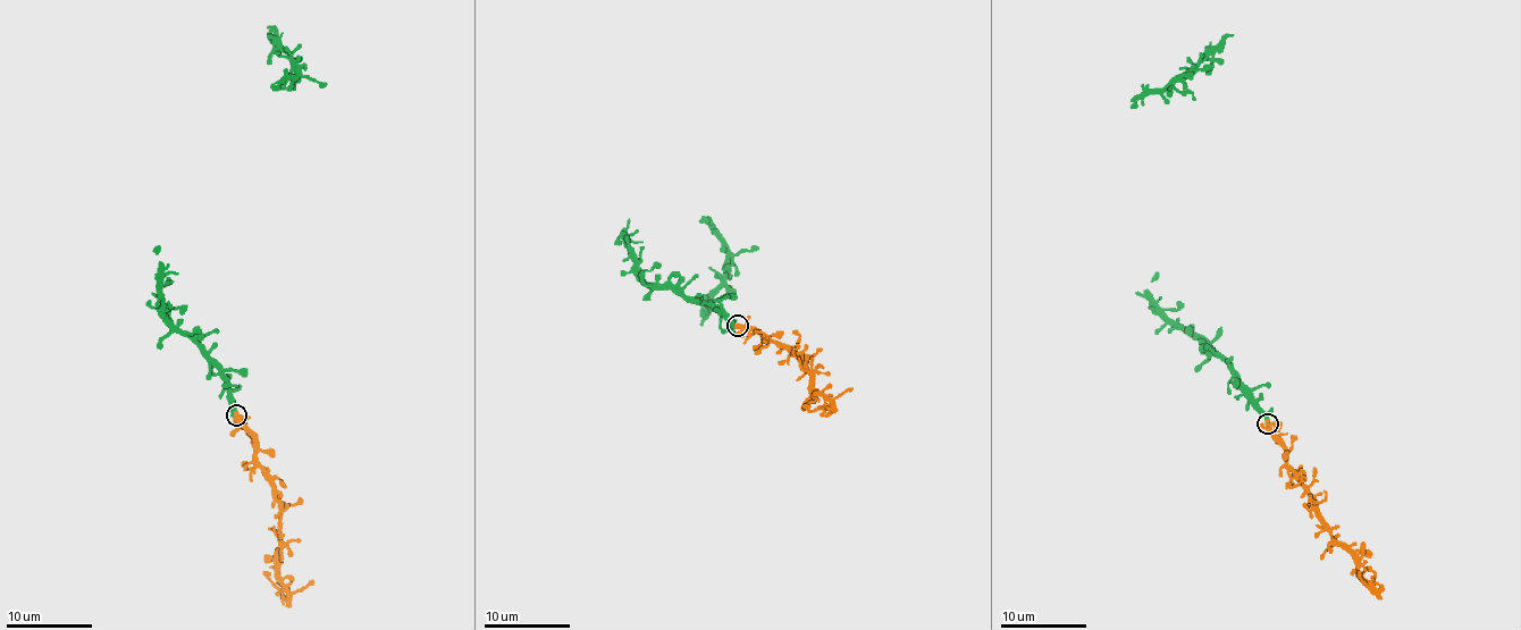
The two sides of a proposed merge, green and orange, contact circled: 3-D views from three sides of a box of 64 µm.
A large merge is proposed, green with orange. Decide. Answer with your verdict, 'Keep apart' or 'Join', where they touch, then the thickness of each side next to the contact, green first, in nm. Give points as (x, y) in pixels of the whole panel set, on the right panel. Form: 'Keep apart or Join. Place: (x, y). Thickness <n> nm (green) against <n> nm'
Join. Place: (1268, 423). Thickness 340 nm (green) against 300 nm

